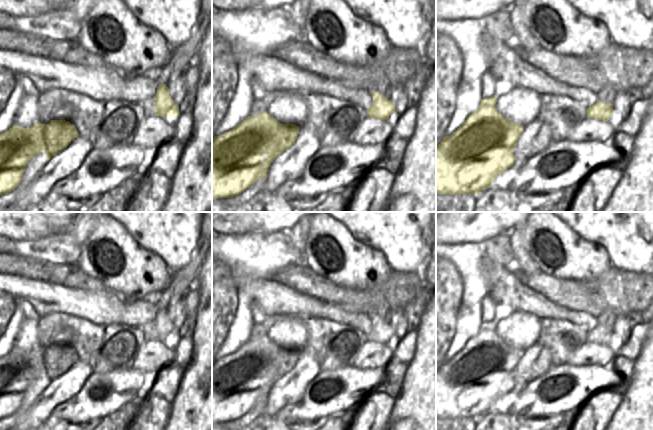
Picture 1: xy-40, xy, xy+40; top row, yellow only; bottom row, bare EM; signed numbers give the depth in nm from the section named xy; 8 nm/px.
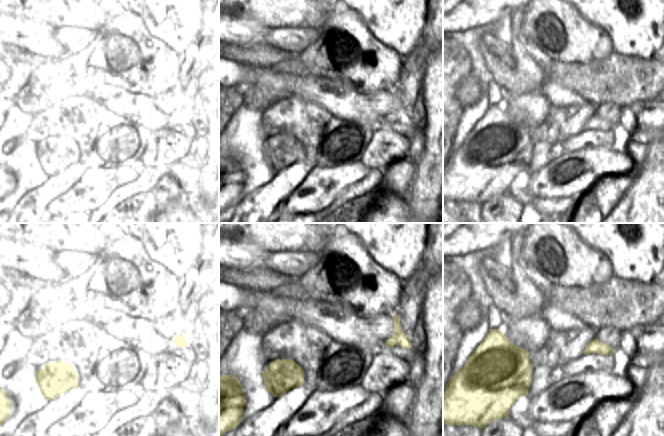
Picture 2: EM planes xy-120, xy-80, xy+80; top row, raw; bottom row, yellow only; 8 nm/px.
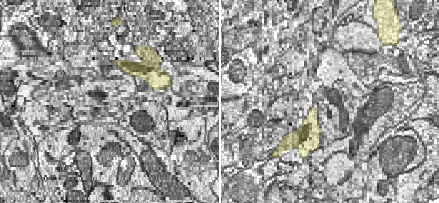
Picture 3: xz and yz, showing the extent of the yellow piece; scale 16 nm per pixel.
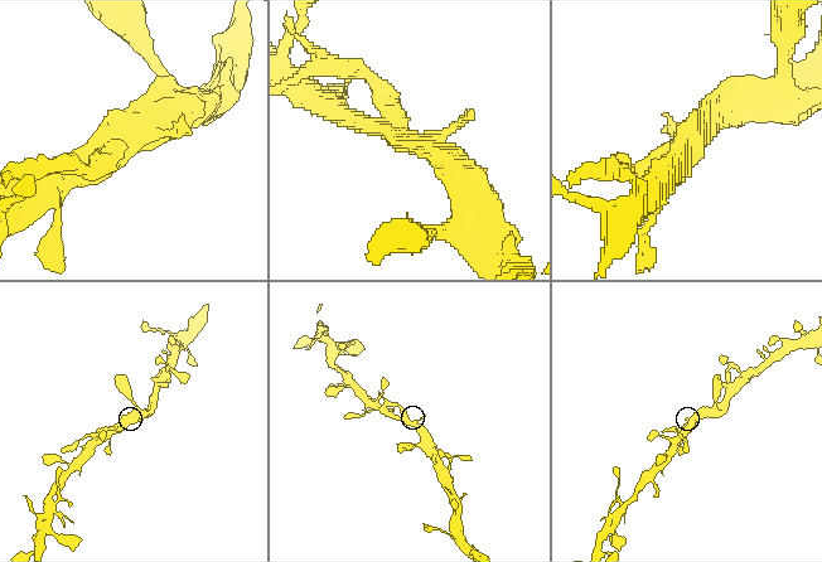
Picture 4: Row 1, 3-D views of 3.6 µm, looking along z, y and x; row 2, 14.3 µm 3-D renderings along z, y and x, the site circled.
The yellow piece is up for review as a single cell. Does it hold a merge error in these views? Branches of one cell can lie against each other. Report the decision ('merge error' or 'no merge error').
merge error

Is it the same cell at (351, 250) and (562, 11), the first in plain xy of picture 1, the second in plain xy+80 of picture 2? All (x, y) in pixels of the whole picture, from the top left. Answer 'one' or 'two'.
one

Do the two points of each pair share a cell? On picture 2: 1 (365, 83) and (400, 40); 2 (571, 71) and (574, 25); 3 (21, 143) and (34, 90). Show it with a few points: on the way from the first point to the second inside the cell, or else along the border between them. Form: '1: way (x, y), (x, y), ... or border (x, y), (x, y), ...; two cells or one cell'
1: border (374, 35), (392, 47), (401, 57); two cells
2: border (554, 60), (561, 62), (595, 61); two cells
3: border (14, 106), (32, 115); two cells

